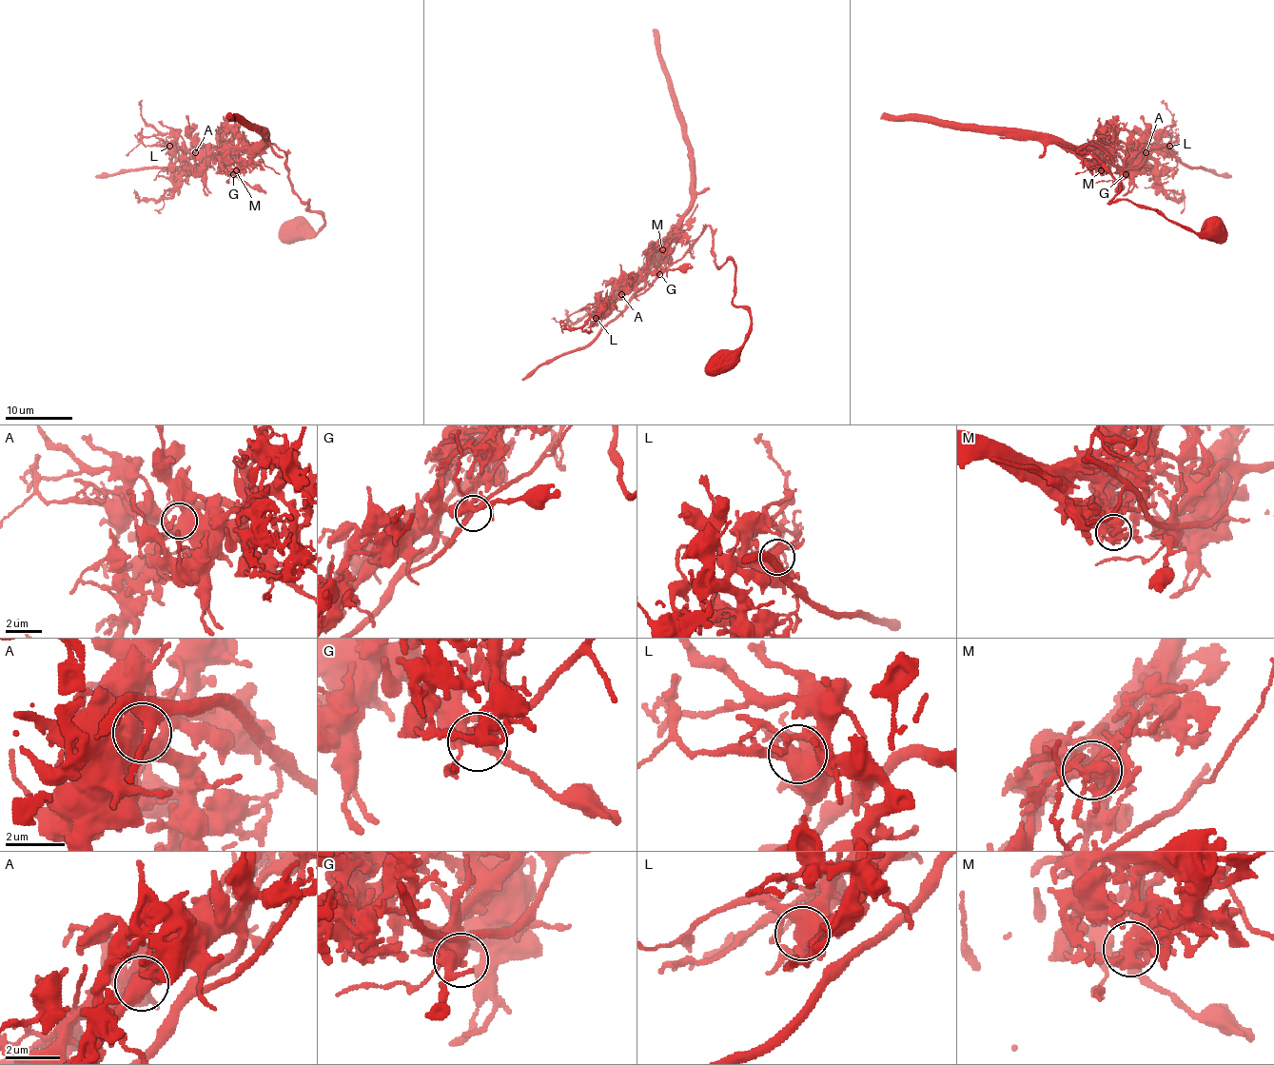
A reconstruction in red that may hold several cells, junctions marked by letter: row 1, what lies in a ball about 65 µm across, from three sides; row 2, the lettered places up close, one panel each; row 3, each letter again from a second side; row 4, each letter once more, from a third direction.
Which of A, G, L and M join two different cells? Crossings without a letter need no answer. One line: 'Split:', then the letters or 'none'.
Split: M

